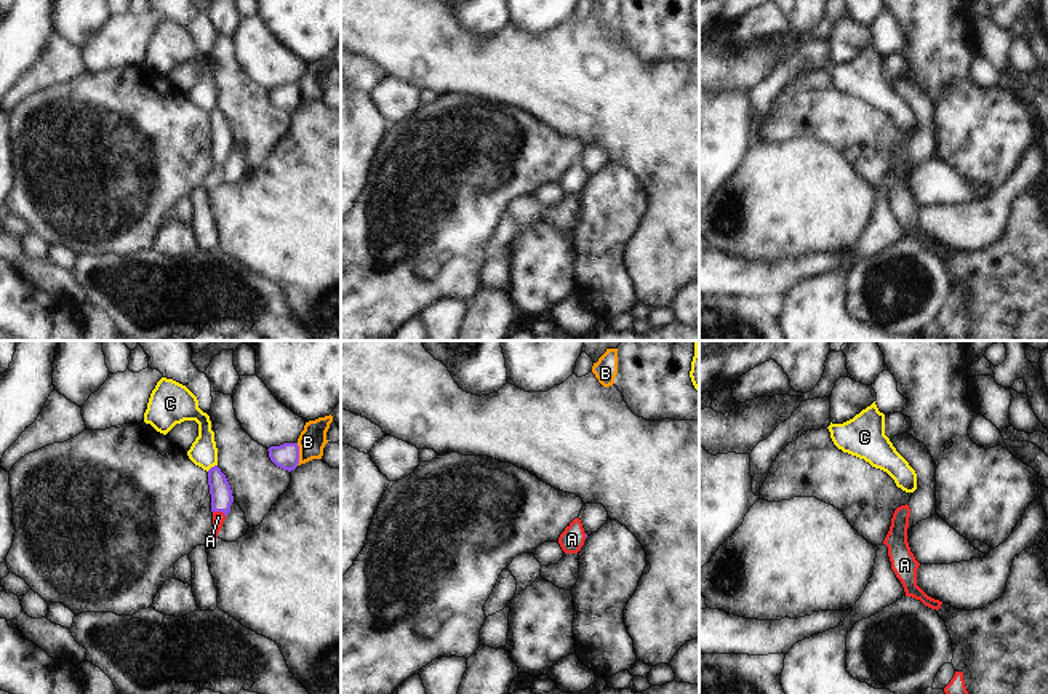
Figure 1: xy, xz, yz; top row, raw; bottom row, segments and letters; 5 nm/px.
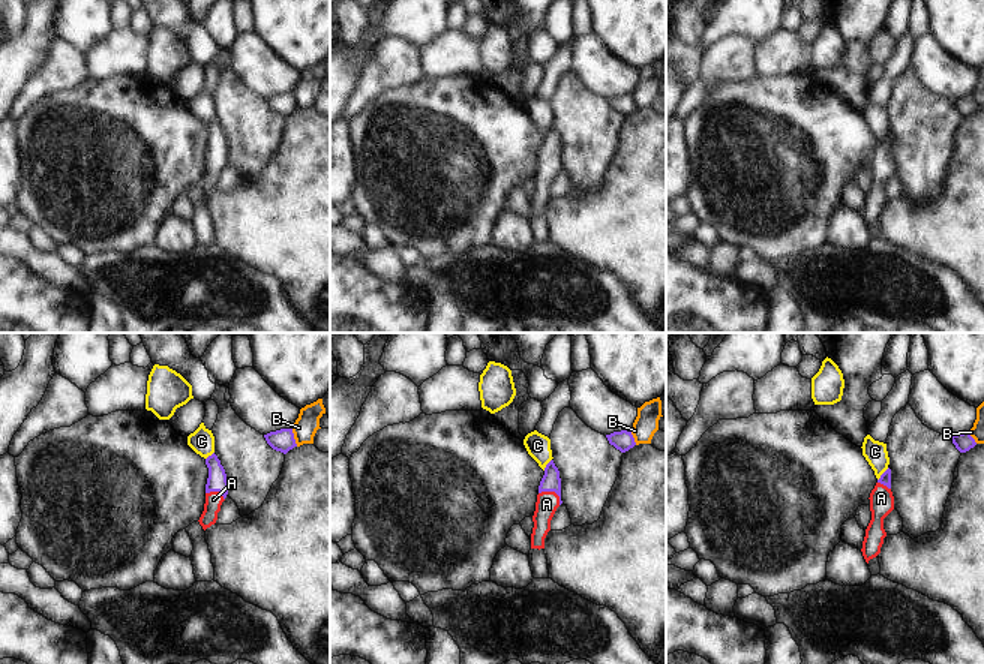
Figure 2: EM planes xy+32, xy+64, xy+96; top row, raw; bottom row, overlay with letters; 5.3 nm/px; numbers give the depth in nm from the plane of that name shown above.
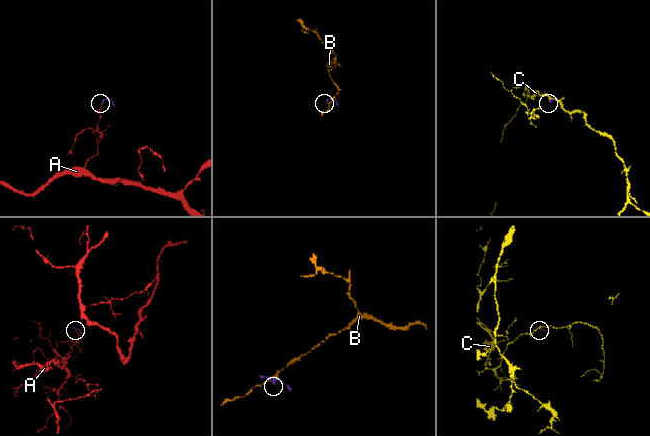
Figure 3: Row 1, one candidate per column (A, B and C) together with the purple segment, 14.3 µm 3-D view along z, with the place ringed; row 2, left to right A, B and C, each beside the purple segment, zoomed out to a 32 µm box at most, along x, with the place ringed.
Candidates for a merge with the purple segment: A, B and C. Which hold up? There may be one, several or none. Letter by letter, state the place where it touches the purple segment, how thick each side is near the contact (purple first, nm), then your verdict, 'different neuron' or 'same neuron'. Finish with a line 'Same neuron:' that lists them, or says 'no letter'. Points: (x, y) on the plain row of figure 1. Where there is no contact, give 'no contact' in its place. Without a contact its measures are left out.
A: meets purple in xy at (220, 152); 110 nm thick on the purple side, 60 nm on the other; same neuron
B: meets purple in xy at (298, 96); 130 nm thick on the purple side, 140 nm on the other; different neuron
C: meets purple in xy at (212, 109); 110 nm thick on the purple side, 140 nm on the other; different neuron
Same neuron: A

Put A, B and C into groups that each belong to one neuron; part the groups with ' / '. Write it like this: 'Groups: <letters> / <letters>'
Groups: A / B / C

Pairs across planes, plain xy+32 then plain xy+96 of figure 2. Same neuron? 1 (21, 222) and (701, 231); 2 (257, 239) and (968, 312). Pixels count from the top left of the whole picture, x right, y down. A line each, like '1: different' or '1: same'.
1: different
2: different

